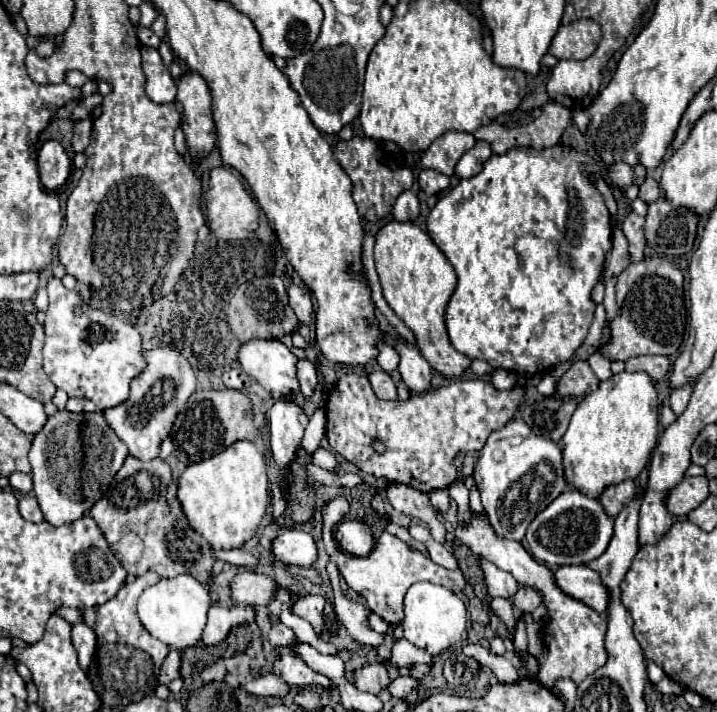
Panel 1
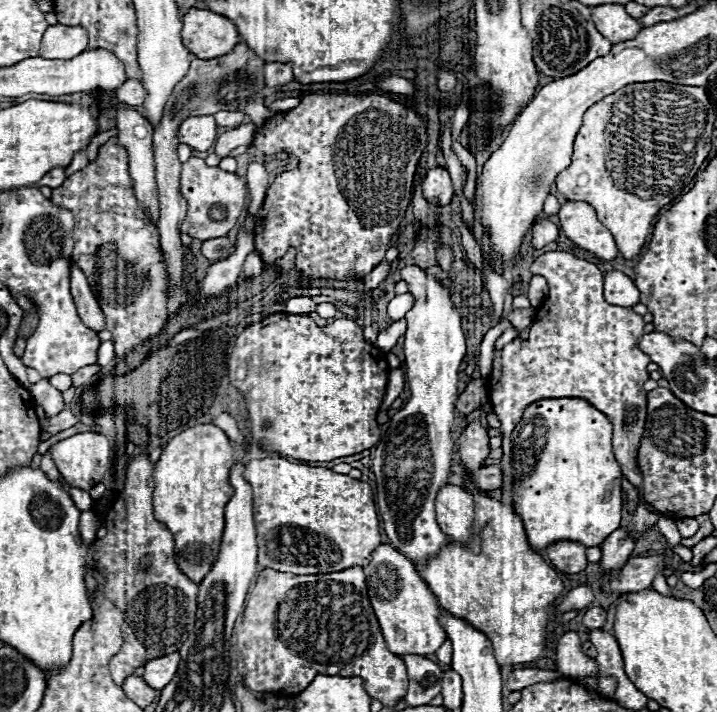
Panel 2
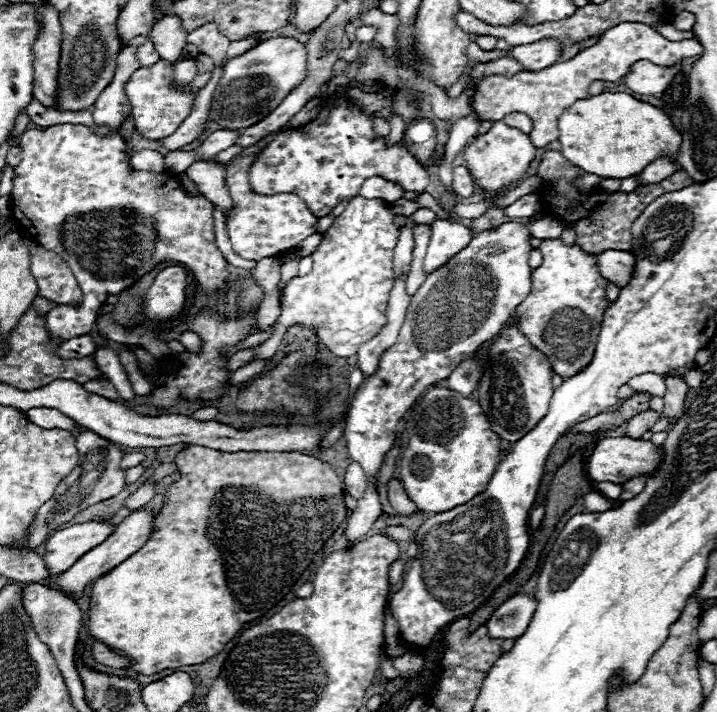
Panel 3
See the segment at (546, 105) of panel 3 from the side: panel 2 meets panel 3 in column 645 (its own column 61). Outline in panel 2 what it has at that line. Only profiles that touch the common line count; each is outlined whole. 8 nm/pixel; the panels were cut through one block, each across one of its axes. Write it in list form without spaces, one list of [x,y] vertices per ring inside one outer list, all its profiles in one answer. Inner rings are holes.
[[[48,26],[38,56],[48,60],[70,60],[88,48],[88,32],[82,26]]]

